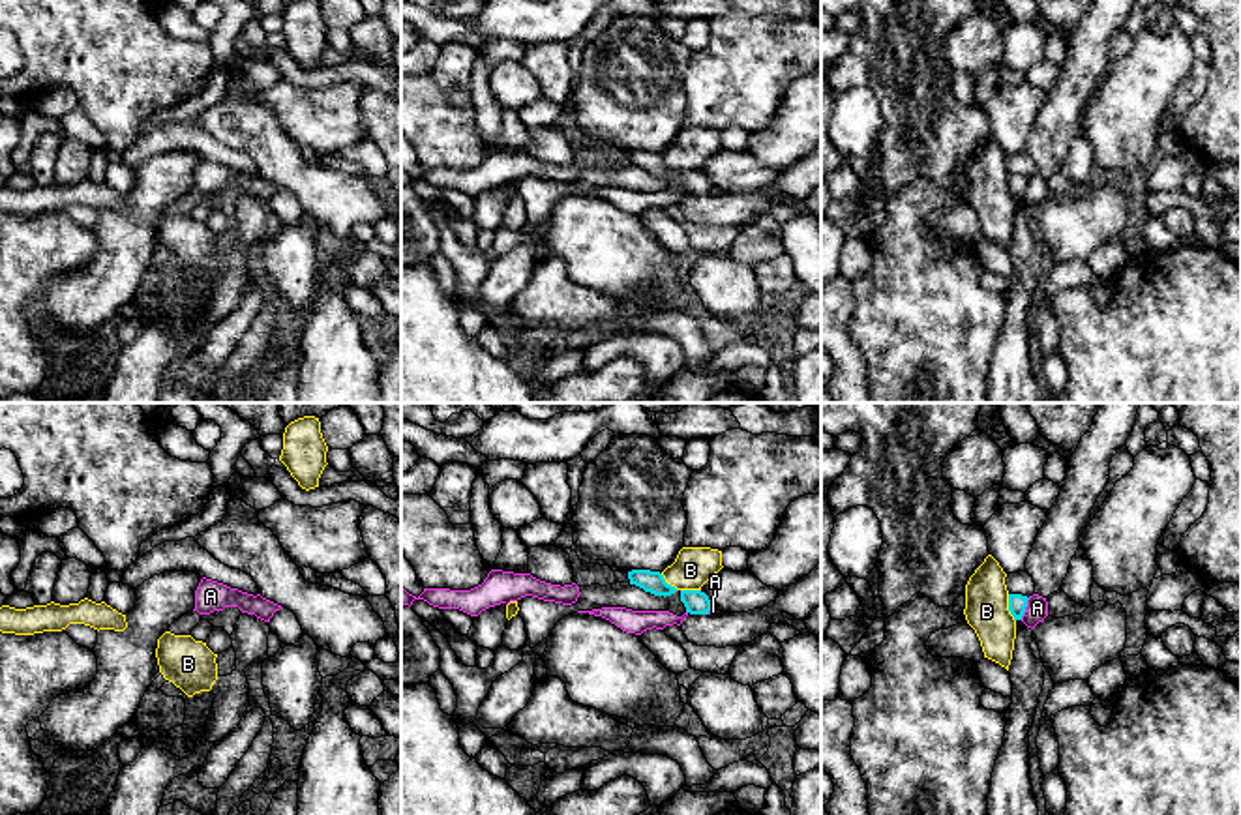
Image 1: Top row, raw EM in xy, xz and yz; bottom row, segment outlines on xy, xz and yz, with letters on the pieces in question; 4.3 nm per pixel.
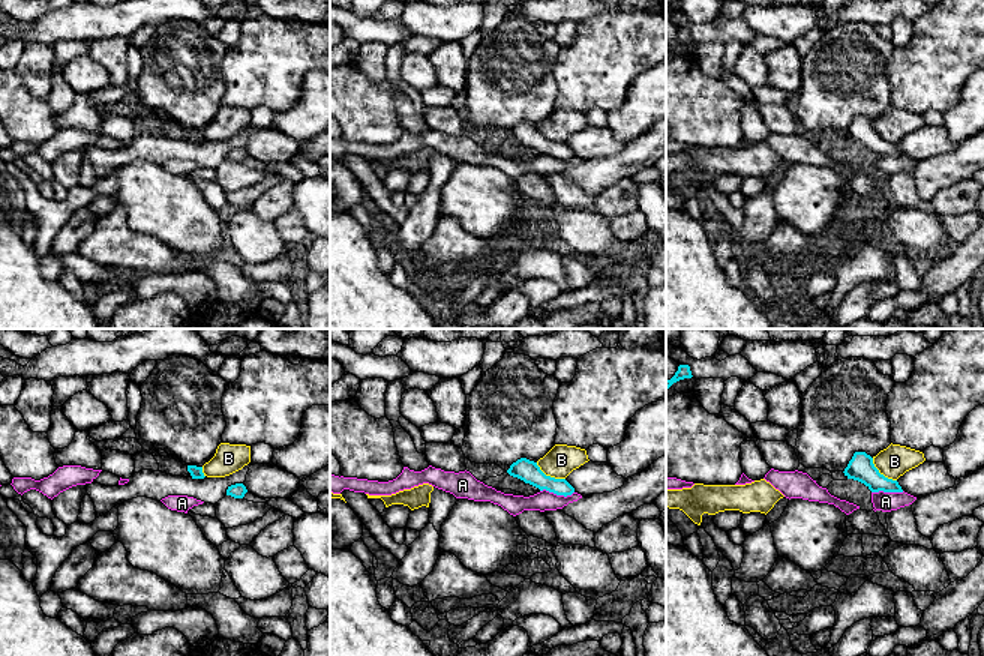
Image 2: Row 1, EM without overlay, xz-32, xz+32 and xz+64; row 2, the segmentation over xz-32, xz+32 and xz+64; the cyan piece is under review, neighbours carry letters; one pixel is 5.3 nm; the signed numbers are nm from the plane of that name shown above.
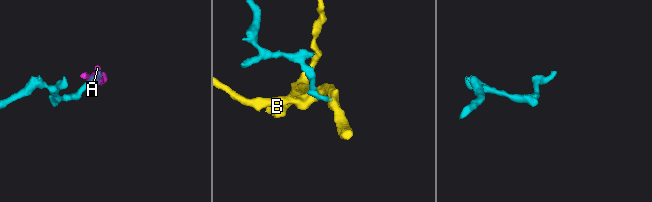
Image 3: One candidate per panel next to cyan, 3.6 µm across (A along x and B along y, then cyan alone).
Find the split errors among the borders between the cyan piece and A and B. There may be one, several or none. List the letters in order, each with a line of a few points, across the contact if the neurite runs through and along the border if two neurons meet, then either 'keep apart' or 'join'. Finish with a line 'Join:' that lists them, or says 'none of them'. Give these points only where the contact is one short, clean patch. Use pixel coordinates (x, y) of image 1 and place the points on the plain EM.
A: yz (1030, 178), (1020, 199) | keep apart
B: yz (1007, 175), (1007, 190), (1015, 201) | keep apart
Join: none of them

